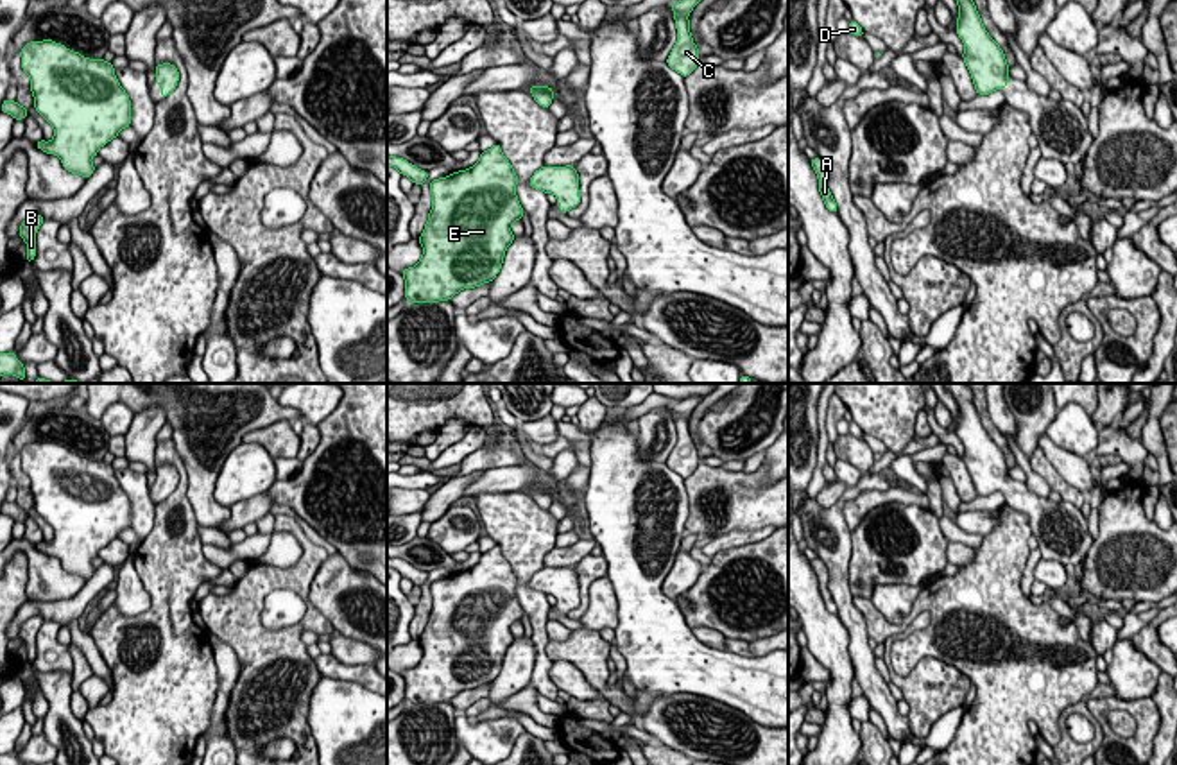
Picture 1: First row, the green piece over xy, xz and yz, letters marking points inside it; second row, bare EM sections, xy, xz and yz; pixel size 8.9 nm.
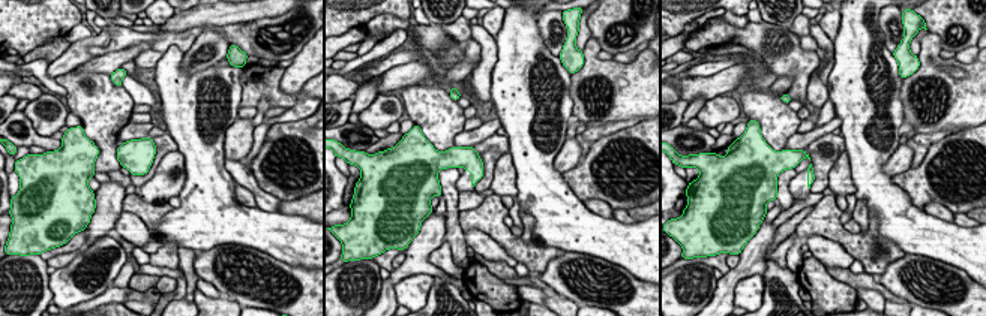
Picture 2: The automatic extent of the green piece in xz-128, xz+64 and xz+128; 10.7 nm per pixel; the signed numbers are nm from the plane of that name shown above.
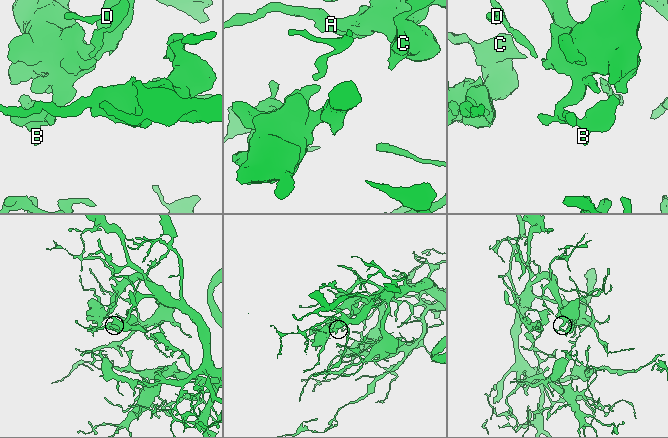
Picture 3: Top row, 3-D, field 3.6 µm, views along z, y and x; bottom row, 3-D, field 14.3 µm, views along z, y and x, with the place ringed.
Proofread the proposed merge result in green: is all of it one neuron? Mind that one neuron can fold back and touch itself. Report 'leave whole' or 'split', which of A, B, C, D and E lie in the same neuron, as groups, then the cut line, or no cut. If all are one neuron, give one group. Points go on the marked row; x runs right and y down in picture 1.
leave whole | A B C D E | no cut

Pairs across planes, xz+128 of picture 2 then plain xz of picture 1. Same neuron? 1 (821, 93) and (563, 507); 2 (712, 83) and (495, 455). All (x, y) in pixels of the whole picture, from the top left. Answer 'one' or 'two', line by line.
1: two
2: two

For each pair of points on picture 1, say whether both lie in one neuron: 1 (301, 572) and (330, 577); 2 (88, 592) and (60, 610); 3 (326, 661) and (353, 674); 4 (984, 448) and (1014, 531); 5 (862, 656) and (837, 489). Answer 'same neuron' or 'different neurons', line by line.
1: different neurons
2: same neuron
3: same neuron
4: different neurons
5: different neurons

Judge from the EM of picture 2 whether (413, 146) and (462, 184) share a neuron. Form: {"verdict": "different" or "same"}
{"verdict": "same"}

